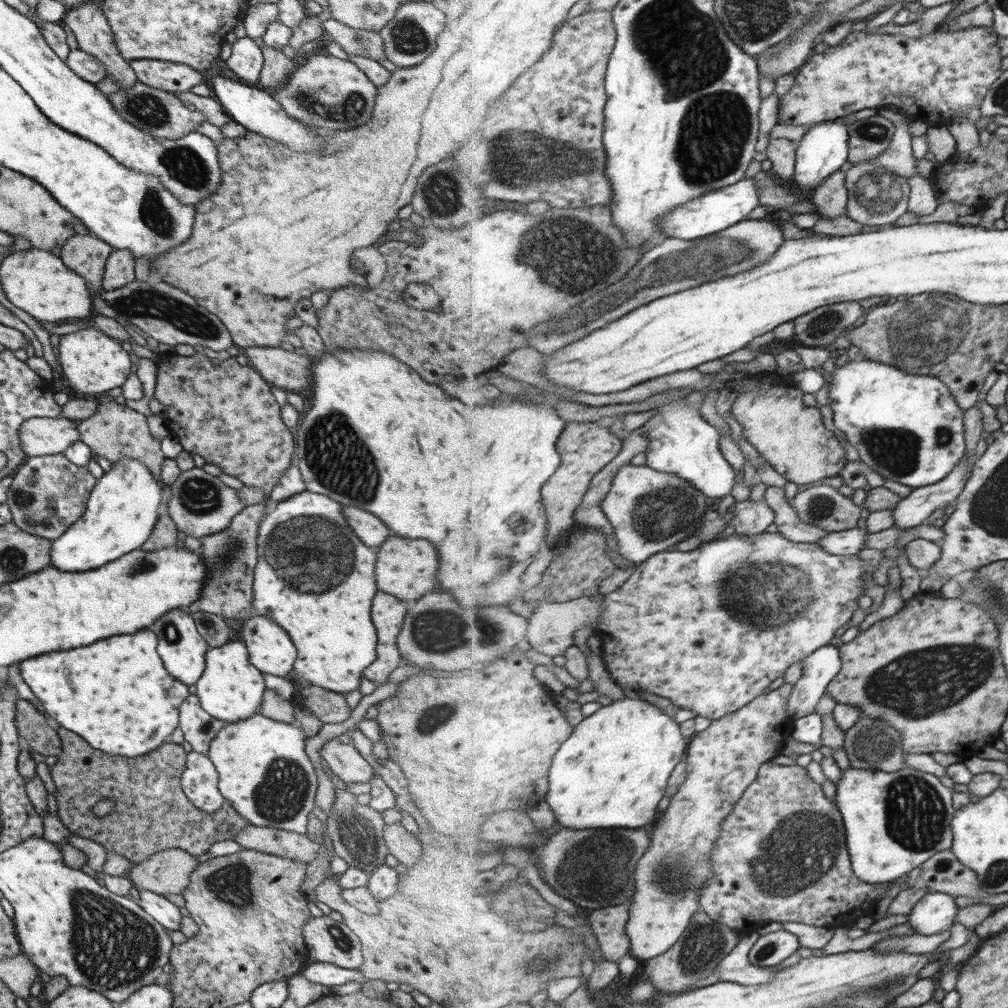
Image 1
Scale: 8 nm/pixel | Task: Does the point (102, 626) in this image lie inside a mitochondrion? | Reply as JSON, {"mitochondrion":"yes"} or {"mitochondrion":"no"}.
{"mitochondrion":"no"}

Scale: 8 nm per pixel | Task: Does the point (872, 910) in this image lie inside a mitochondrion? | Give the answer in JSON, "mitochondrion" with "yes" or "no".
{"mitochondrion":"no"}

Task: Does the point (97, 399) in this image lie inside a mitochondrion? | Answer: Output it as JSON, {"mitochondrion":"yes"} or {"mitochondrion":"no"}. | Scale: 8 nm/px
{"mitochondrion":"no"}

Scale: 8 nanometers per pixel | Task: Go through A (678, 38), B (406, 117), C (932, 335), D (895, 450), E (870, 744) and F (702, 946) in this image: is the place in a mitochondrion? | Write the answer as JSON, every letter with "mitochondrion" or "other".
{"A":"mitochondrion","B":"other","C":"mitochondrion","D":"mitochondrion","E":"mitochondrion","F":"mitochondrion"}

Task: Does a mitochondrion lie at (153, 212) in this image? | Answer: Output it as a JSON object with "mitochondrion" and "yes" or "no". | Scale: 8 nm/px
{"mitochondrion":"yes"}

